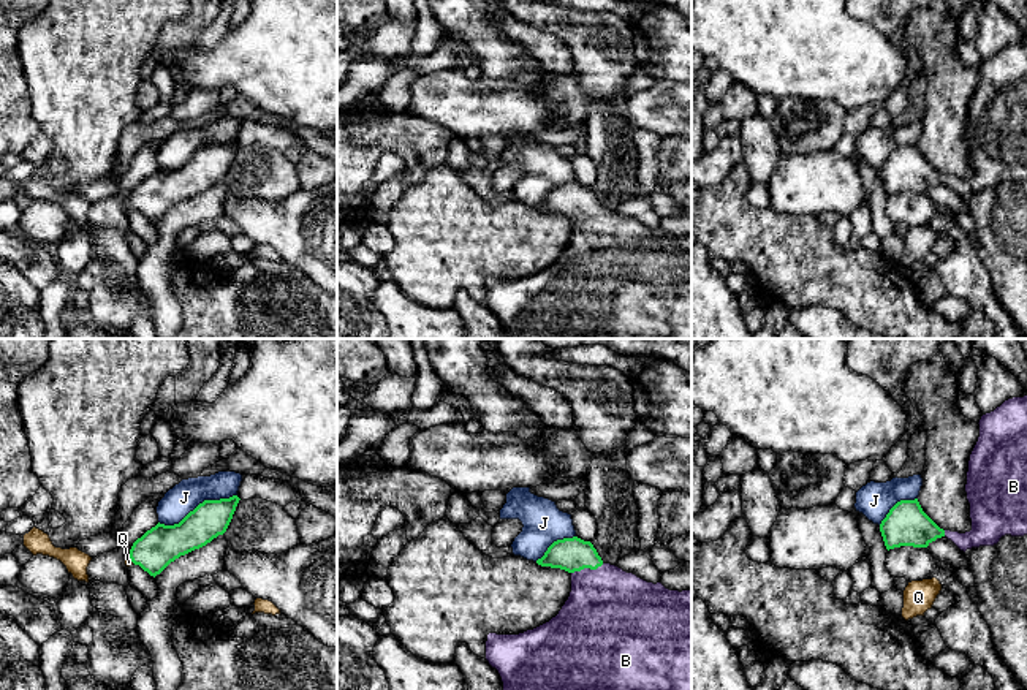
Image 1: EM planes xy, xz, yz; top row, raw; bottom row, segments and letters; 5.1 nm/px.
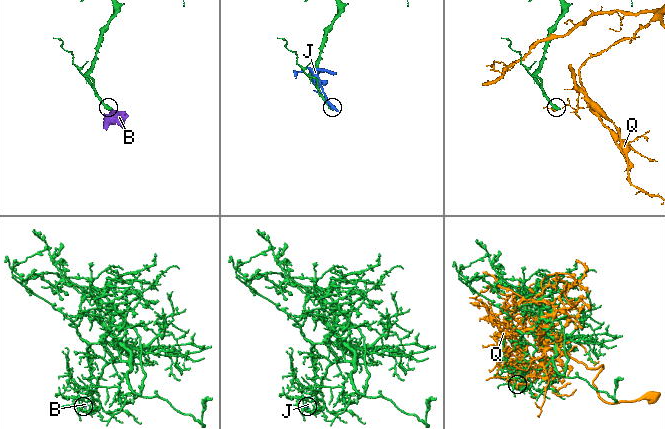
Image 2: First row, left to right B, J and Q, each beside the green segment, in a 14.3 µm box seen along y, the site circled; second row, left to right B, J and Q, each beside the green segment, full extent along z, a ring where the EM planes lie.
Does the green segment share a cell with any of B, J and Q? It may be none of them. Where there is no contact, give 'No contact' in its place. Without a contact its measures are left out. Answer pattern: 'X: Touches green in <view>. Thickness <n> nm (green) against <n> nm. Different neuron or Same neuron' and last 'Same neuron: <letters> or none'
B: Touches green in xz. Thickness 180 nm (green) against 440 nm. Same neuron
J: Touches green in xy. Thickness 190 nm (green) against 160 nm. Different neuron
Q: Touches green in xy. Thickness 200 nm (green) against 40 nm. Different neuron
Same neuron: B

